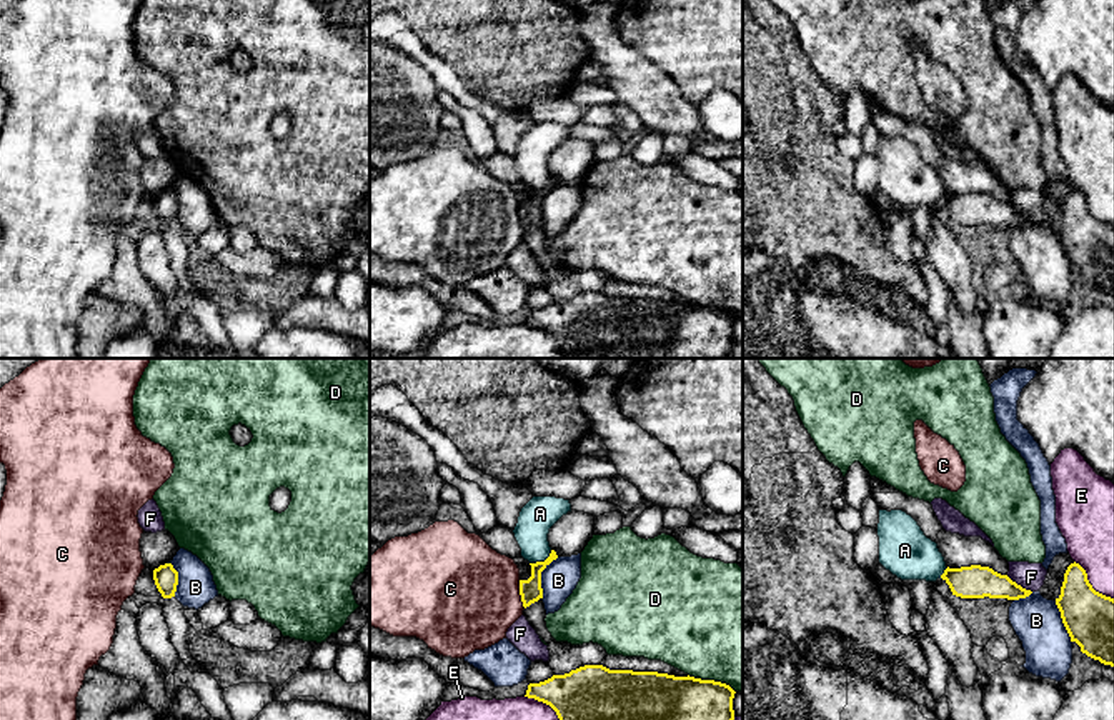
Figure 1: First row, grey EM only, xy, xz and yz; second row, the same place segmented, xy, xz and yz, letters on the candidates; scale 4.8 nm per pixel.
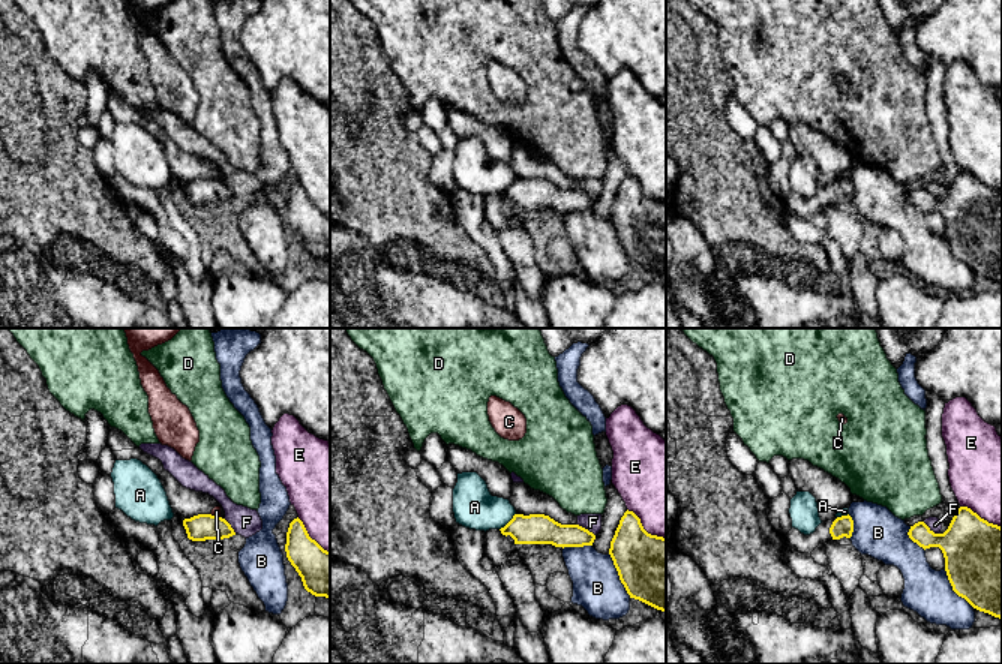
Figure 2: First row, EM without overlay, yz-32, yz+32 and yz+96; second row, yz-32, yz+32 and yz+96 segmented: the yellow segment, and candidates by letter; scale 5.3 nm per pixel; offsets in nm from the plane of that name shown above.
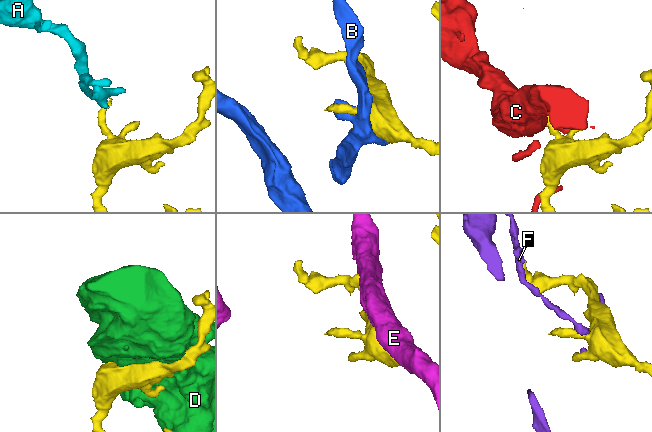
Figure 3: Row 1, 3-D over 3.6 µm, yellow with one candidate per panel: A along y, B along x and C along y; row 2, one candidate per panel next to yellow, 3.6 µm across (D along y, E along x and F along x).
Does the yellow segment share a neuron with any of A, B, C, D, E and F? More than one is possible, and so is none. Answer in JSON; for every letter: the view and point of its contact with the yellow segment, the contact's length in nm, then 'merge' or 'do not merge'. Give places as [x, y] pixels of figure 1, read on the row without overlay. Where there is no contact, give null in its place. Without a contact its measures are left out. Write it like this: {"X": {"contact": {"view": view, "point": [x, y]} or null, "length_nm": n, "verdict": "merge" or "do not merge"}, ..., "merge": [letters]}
{"A": {"contact": {"view": "xz", "point": [542, 189]}, "length_nm": 130, "verdict": "do not merge"}, "B": {"contact": {"view": "xz", "point": [540, 204]}, "length_nm": 220, "verdict": "do not merge"}, "C": {"contact": {"view": "xz", "point": [520, 220]}, "length_nm": 140, "verdict": "do not merge"}, "D": {"contact": {"view": "xz", "point": [711, 307]}, "length_nm": 240, "verdict": "do not merge"}, "E": {"contact": {"view": "xz", "point": [550, 332]}, "length_nm": 280, "verdict": "do not merge"}, "F": {"contact": {"view": "yz", "point": [1019, 212]}, "length_nm": 150, "verdict": "do not merge"}, "merge": []}

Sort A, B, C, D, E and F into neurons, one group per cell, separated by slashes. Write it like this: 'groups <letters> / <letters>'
groups A / B / C / D / E / F

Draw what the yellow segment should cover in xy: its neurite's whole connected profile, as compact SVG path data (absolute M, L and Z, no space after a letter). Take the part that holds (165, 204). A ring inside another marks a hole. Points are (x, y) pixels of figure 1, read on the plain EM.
M172 190L160 192L153 197L153 207L163 225L175 223L178 212L178 198Z

